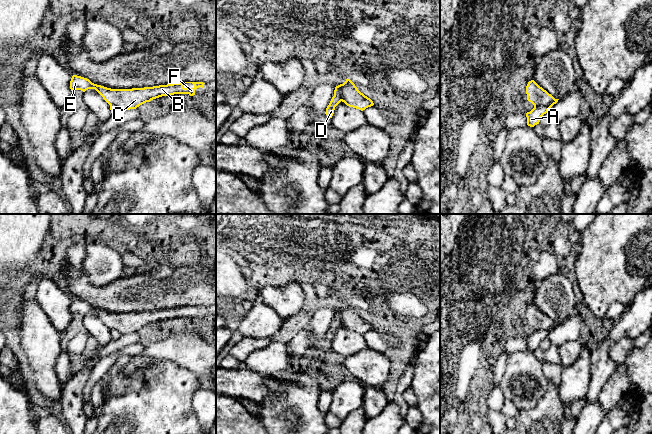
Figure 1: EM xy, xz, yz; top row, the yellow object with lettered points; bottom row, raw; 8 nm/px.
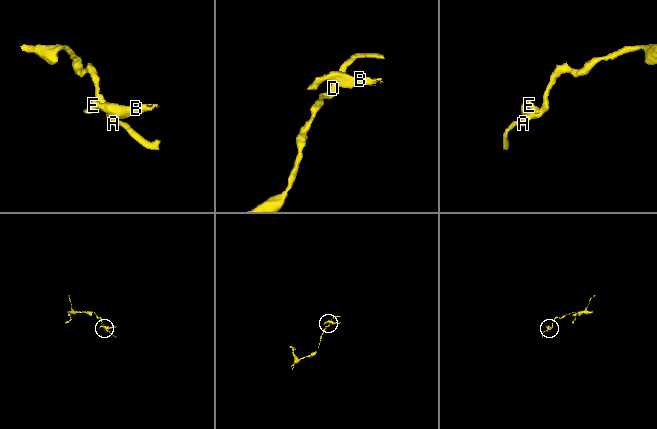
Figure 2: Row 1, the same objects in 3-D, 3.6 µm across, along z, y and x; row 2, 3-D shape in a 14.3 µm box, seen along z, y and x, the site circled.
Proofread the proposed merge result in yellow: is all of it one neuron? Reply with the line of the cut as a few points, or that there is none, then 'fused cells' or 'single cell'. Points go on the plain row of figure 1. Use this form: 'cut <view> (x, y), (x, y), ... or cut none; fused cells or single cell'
cut yz (555, 323), (548, 329), (534, 331); fused cells

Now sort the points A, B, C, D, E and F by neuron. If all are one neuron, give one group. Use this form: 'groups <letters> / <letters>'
groups A D / B C E F

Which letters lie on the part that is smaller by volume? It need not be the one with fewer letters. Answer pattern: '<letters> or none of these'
B, C, E, F

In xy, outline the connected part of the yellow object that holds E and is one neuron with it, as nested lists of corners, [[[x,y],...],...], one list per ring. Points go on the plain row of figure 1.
[[[73,299],[70,305],[70,313],[72,317],[75,314],[85,316],[88,313],[95,313],[110,330],[114,329],[123,335],[136,333],[140,329],[162,320],[174,318],[193,320],[195,314],[199,311],[203,312],[204,308],[203,306],[180,306],[144,312],[111,313],[94,308],[87,302]]]

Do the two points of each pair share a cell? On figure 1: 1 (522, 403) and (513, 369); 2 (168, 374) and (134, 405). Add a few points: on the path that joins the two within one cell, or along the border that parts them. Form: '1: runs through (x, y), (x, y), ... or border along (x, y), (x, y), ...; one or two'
1: runs through (514, 395), (515, 382), (513, 377); one
2: runs through (160, 382), (142, 400); one

